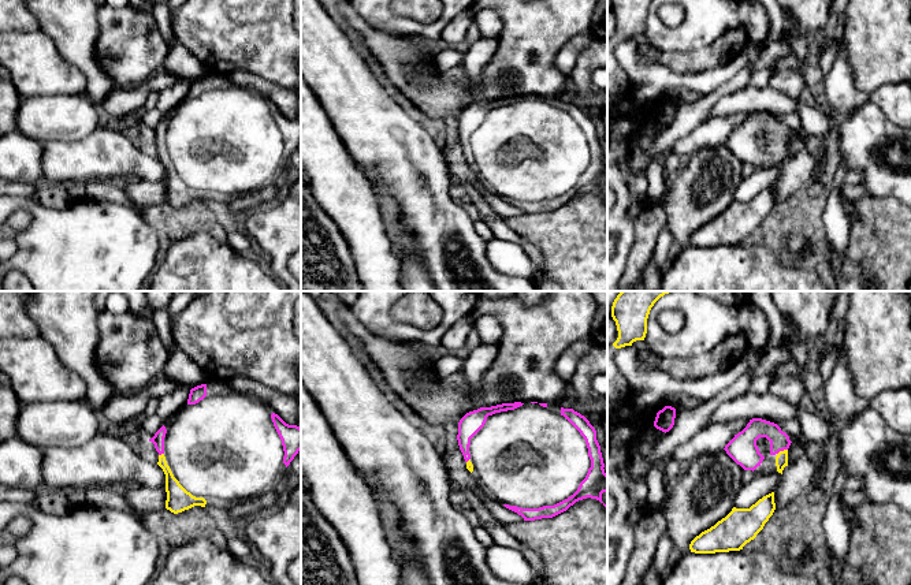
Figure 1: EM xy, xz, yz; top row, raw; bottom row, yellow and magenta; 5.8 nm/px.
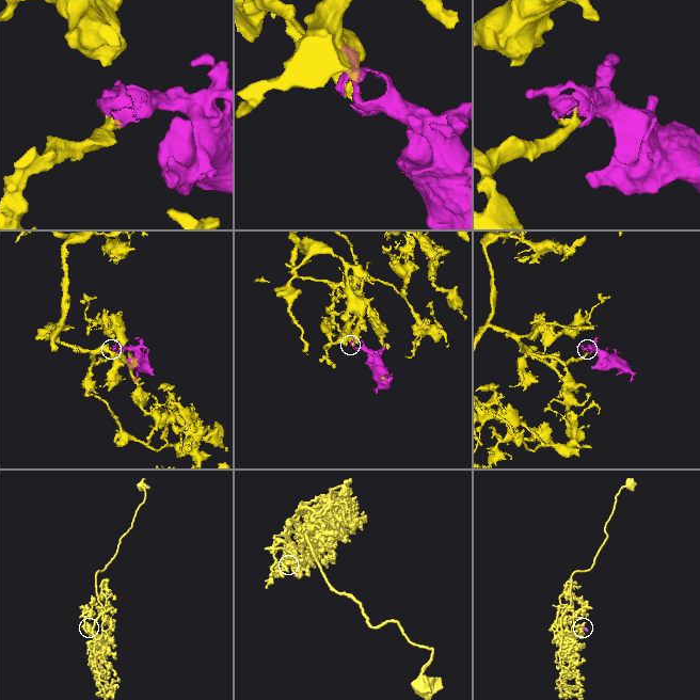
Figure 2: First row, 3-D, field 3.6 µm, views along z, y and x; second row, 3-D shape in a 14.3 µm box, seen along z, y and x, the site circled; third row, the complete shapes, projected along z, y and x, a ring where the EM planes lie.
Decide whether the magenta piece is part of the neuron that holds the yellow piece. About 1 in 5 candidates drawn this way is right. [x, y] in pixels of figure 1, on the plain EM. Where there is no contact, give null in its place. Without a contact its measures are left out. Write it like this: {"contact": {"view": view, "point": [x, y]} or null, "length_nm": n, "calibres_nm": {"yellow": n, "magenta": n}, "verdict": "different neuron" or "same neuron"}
{"contact": {"view": "yz", "point": [781, 145]}, "length_nm": 70, "calibres_nm": {"yellow": 80, "magenta": 170}, "verdict": "same neuron"}

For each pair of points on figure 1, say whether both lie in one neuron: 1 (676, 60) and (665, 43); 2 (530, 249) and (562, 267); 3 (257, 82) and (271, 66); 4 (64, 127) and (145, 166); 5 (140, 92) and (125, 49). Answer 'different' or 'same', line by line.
1: different
2: different
3: different
4: different
5: different

